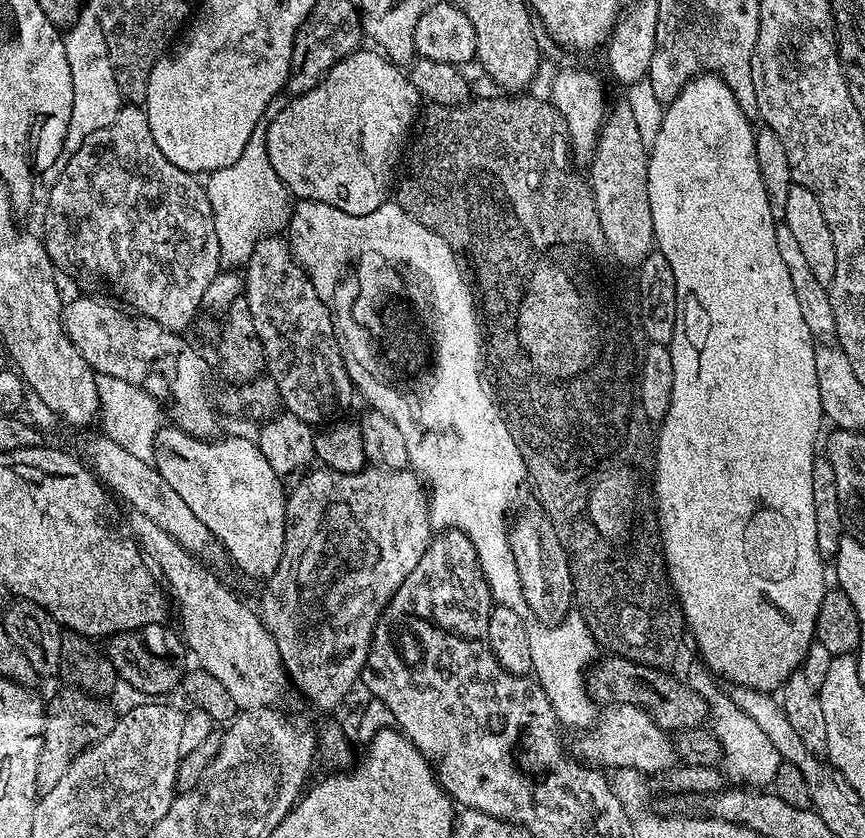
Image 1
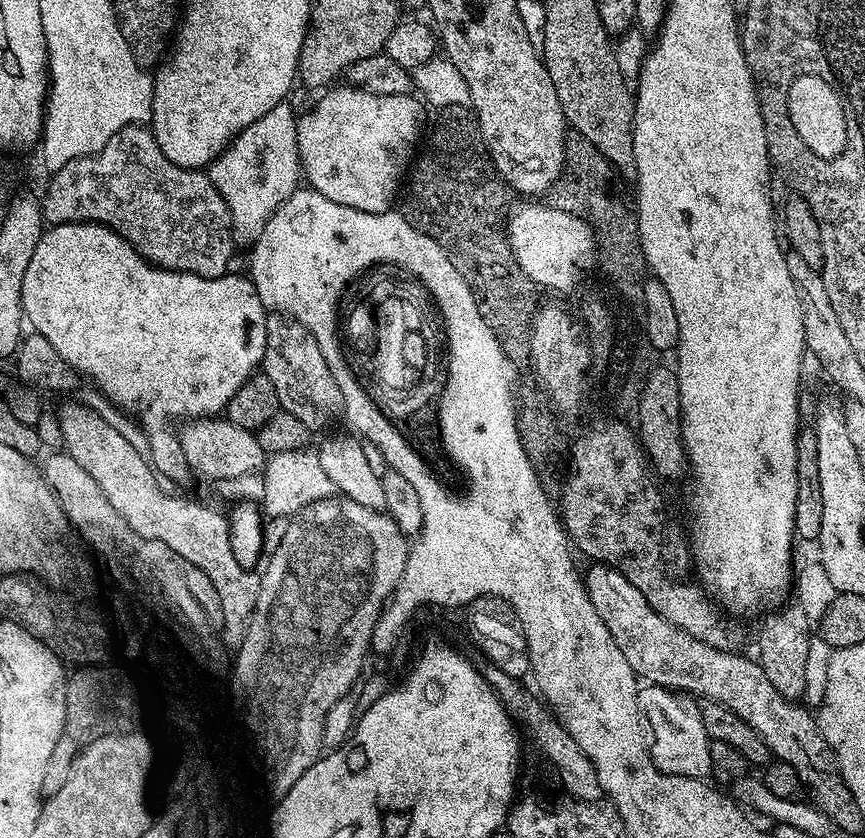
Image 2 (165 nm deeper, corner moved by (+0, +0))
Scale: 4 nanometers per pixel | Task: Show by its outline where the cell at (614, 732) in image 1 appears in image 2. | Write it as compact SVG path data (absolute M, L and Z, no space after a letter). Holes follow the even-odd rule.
M645 683L638 694L640 714L644 718L650 737L650 751L656 768L671 776L684 776L687 780L704 780L713 775L710 750L712 740L700 717L699 707L683 704L681 697L671 688Z

